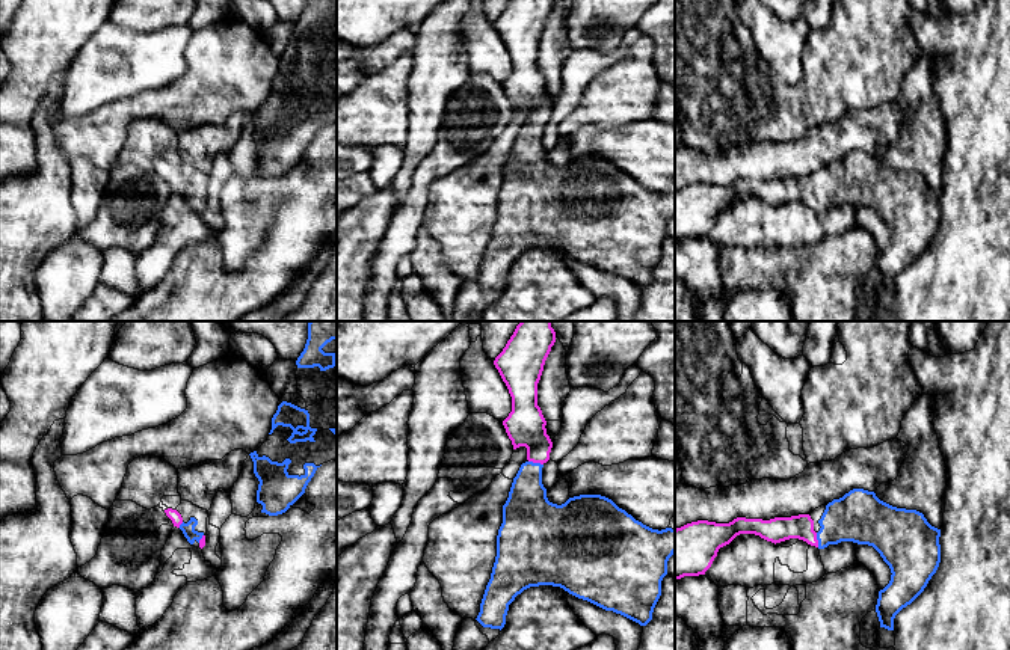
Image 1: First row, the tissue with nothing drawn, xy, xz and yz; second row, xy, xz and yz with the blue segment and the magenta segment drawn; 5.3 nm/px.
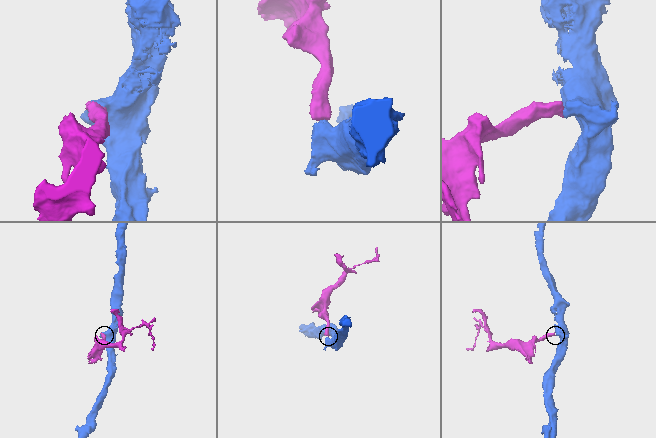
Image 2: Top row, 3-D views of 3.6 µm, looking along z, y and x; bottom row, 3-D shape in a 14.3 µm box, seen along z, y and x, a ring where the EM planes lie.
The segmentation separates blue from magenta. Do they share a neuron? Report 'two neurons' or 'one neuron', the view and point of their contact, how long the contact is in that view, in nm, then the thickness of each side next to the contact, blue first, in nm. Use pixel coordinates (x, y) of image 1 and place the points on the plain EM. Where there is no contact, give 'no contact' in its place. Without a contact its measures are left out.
one neuron | xz (536, 125) | 80 nm | 240/200 nm

